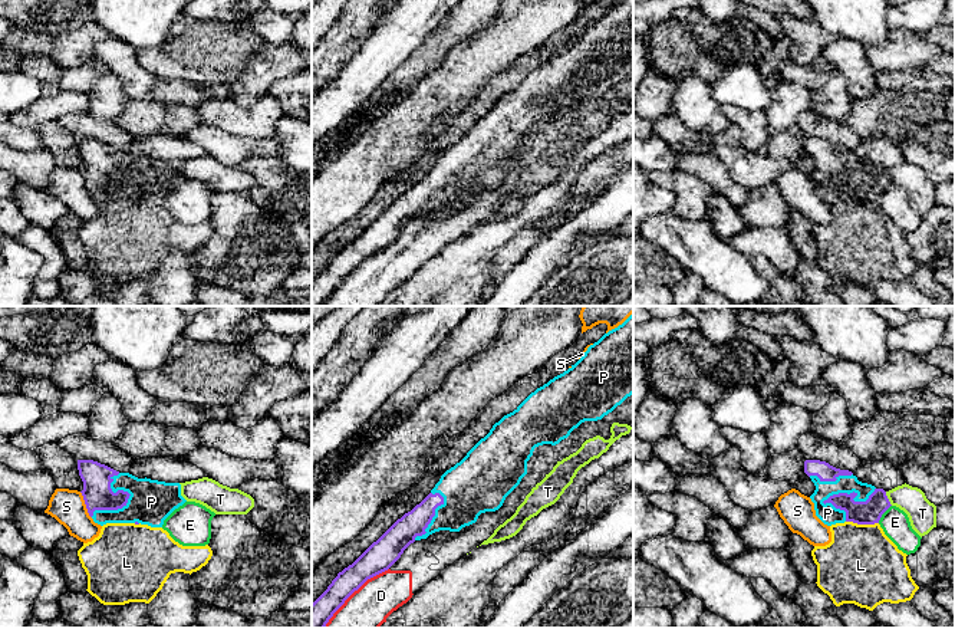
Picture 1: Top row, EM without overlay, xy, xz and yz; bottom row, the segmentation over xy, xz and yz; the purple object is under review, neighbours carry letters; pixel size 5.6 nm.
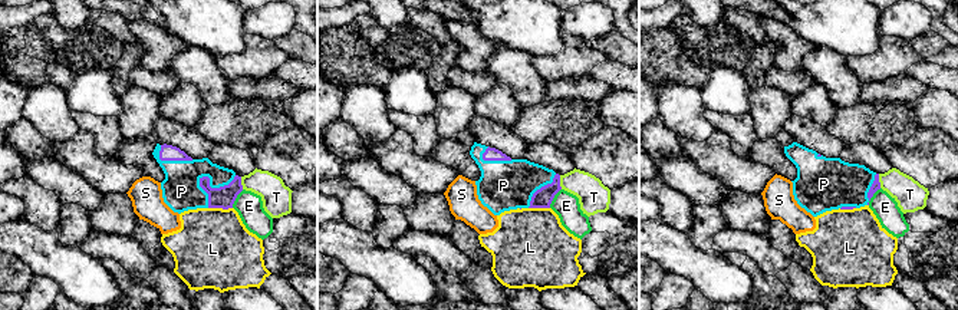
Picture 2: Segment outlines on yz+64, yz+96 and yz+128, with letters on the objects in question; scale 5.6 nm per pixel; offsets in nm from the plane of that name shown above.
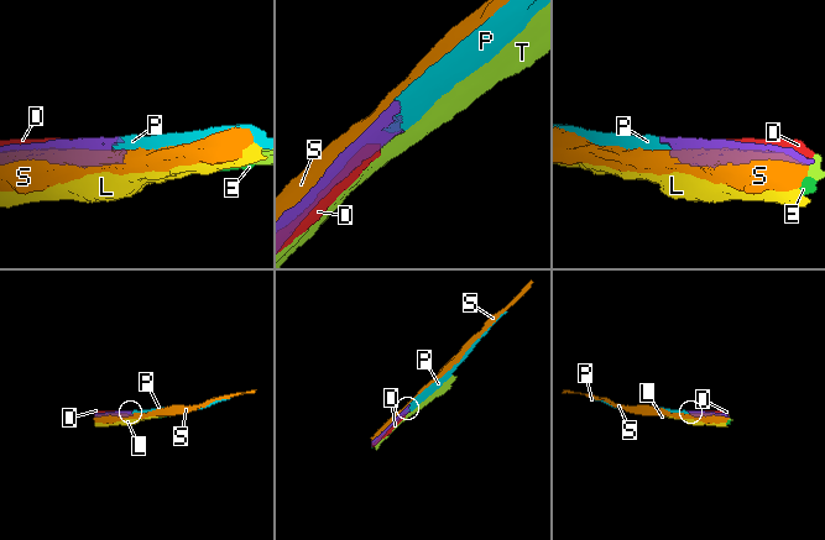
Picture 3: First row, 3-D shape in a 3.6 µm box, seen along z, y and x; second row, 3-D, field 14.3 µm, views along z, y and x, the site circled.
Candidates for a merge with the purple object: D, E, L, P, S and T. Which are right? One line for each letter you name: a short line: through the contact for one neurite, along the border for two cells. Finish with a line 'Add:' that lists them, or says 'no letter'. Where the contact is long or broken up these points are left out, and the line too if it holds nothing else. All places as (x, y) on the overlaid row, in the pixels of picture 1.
Add: P

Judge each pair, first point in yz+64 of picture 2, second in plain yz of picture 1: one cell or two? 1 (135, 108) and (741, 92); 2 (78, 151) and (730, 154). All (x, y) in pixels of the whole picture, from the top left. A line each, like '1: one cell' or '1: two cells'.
1: two cells
2: one cell

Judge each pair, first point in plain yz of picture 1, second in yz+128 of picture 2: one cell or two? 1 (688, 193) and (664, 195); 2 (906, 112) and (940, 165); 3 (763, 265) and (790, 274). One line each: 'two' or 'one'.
1: one
2: two
3: two

